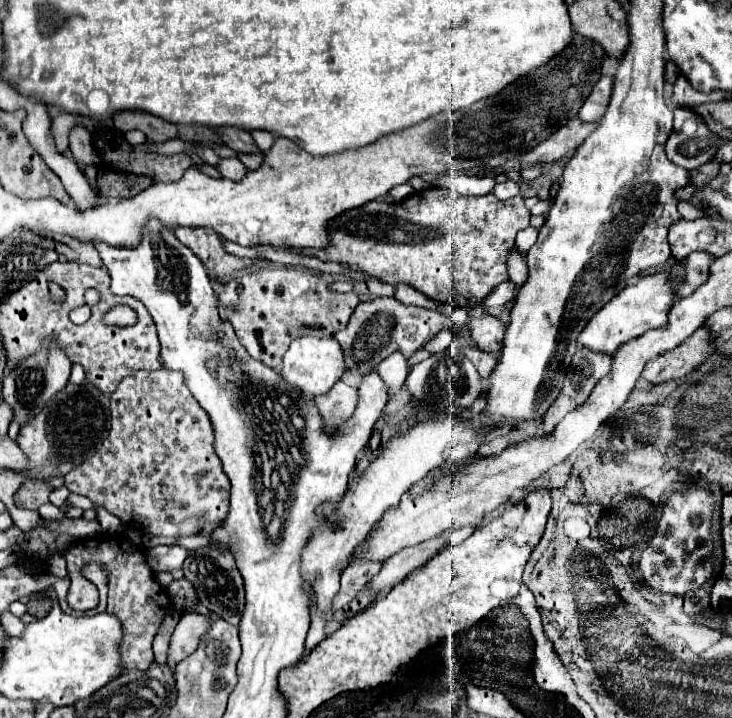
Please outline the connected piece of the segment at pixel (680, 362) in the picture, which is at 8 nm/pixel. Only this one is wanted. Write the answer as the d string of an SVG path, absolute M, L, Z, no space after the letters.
M700 326L680 346L666 350L660 358L648 362L642 378L650 384L664 384L690 374L712 352L712 334L708 326Z

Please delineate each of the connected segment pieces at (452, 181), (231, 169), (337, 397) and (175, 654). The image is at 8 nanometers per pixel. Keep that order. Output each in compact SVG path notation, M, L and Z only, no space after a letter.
M442 174L438 176L436 184L450 188L462 196L482 196L486 192L492 192L494 178L490 176L474 176L474 174Z
M222 158L216 164L216 168L220 170L220 174L224 178L230 178L230 180L240 180L246 174L246 166L238 158Z
M338 380L328 394L322 394L316 398L316 404L320 408L320 414L326 422L326 430L338 430L344 420L348 420L354 414L358 402L358 390L352 386L346 386L342 380Z
M182 614L180 622L170 638L168 648L168 666L174 668L178 662L188 658L196 646L200 636L208 630L208 618L202 614Z

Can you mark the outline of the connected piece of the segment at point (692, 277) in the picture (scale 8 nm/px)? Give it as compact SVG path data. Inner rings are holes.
M692 252L686 262L682 264L684 282L678 286L678 298L690 296L698 286L702 286L708 280L708 270L712 264L712 254L706 252Z

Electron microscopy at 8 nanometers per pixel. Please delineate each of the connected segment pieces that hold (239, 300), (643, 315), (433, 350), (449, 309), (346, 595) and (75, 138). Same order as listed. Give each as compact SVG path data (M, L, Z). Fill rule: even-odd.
M272 268L272 270L258 270L258 272L250 272L244 274L240 278L234 278L230 282L226 282L222 288L216 290L216 308L220 318L224 318L226 322L232 324L236 336L240 338L240 344L248 350L248 354L256 360L262 360L264 364L268 364L274 370L280 370L282 364L282 356L288 350L290 342L300 338L300 336L332 336L338 330L342 330L350 316L354 314L356 306L358 306L358 296L354 292L334 292L330 290L332 278L322 276L322 274L314 274L310 270L298 270L298 268Z
M672 260L666 270L642 276L634 284L628 284L626 288L622 288L586 324L586 328L580 334L580 344L590 348L590 350L596 350L596 352L616 352L618 346L622 346L624 342L628 342L632 338L638 338L646 330L666 326L668 324L668 312L676 300L676 286L682 282L680 276L676 276L676 278L670 276L670 270L676 264L680 264L680 260Z
M444 328L444 330L442 330L440 334L436 334L430 342L426 342L424 348L431 354L436 354L447 350L452 340L454 340L454 334L452 334L448 328Z
M438 303L438 311L444 312L446 316L450 316L452 318L452 322L456 324L456 326L462 326L462 324L468 324L470 318L468 316L468 310L466 307L452 307L452 306L444 306L442 303Z
M354 560L348 570L344 570L342 574L342 584L340 590L336 594L336 598L332 598L332 610L340 610L344 608L350 600L356 598L356 594L366 586L366 582L376 576L380 572L382 564L378 562L364 562L364 560Z
M76 124L70 134L70 152L74 160L82 164L92 164L92 136L84 124Z

